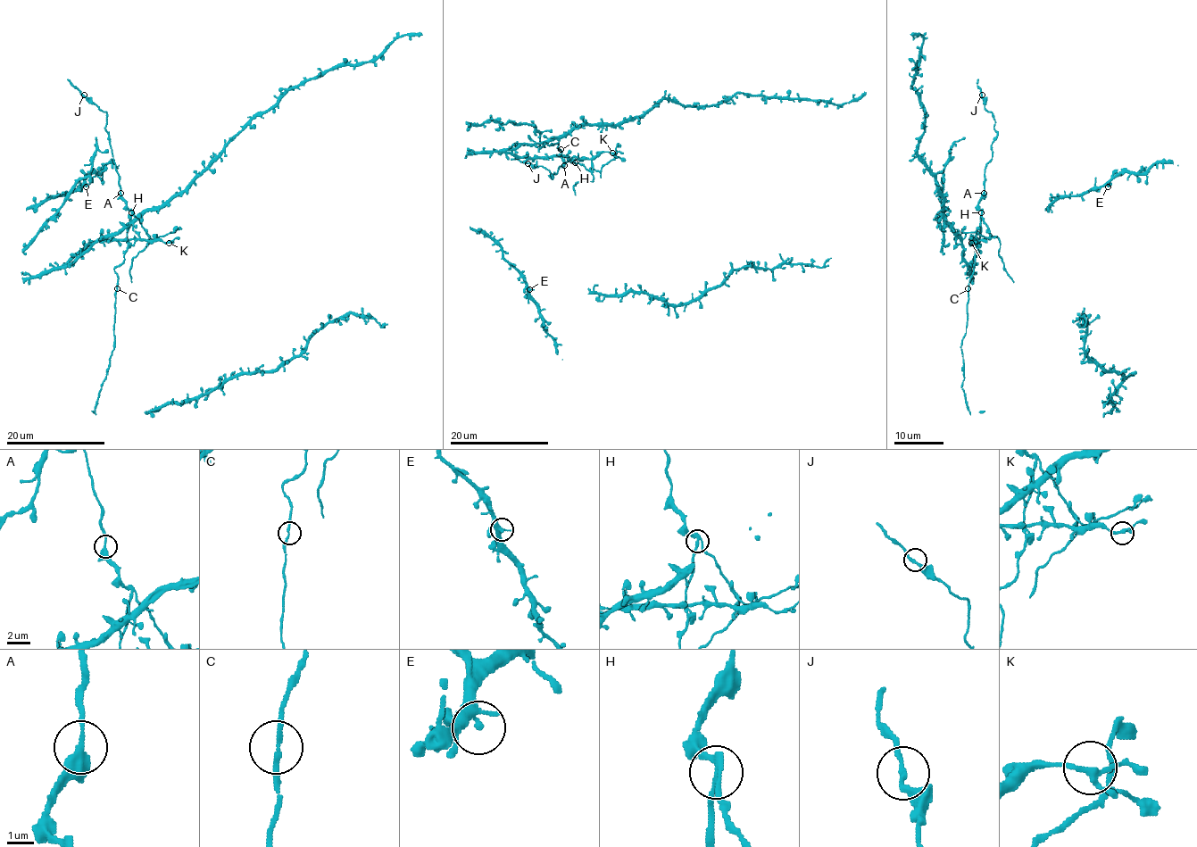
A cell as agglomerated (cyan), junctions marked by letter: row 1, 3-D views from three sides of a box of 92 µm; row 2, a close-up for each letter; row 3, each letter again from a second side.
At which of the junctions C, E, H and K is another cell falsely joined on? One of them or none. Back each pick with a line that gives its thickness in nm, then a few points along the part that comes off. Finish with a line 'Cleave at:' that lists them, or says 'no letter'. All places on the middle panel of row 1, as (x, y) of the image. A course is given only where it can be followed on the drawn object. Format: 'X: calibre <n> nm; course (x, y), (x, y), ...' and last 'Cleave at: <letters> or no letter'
H: calibre 180 nm; course (576, 163), (568, 161), (557, 173), (553, 173), (552, 178), (548, 175), (550, 171), (541, 165), (511, 159)
Cleave at: H

